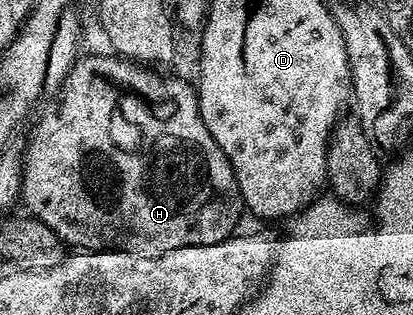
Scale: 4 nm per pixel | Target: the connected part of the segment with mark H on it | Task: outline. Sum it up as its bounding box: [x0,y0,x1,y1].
[21,54,244,258]

